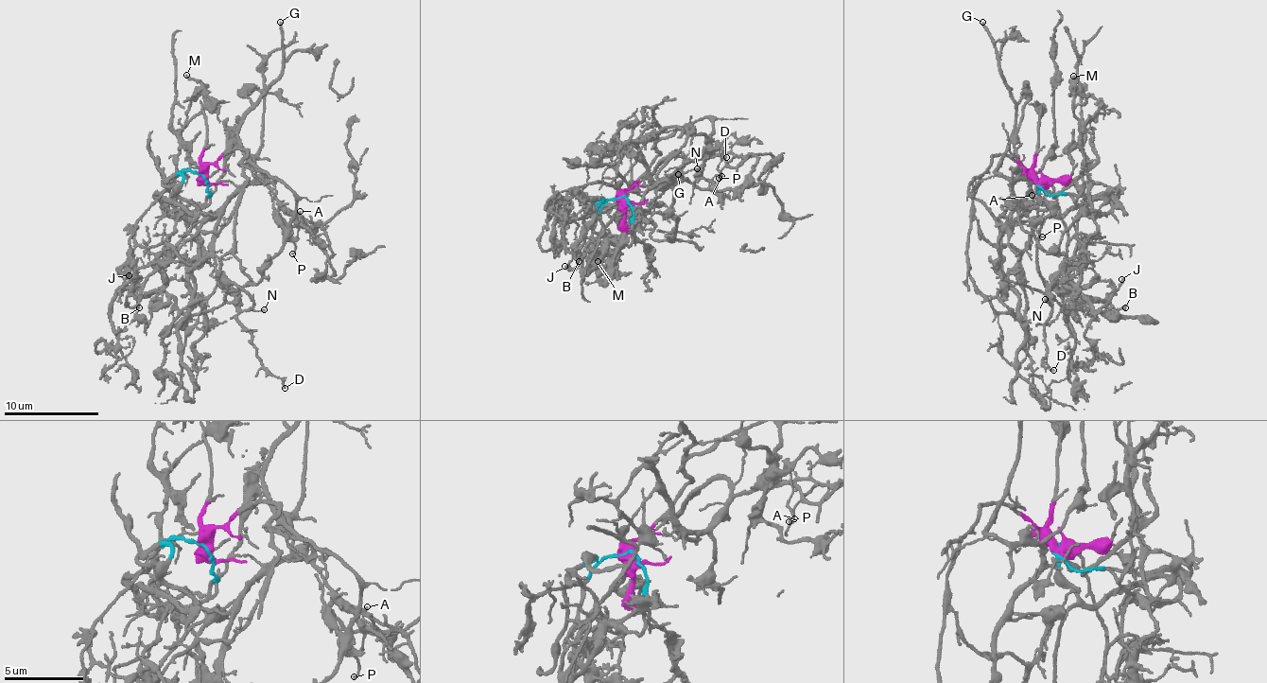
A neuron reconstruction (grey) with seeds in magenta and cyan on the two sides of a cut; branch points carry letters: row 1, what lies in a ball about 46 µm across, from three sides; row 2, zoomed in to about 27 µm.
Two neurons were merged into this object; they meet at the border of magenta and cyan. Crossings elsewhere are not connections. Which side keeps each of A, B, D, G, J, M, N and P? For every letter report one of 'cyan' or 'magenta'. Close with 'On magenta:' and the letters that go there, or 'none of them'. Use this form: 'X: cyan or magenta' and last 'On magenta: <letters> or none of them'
A: magenta
B: cyan
D: magenta
G: magenta
J: cyan
M: cyan
N: magenta
P: magenta
On magenta: A, D, G, N, P

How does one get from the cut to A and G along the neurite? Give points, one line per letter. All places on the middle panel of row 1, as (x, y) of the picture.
A: (625, 197), (650, 166), (656, 167), (680, 153), (685, 163), (699, 159), (700, 173), (710, 181), (720, 177)
G: (625, 197), (650, 174), (652, 185), (658, 188), (685, 179), (683, 181), (679, 173)

